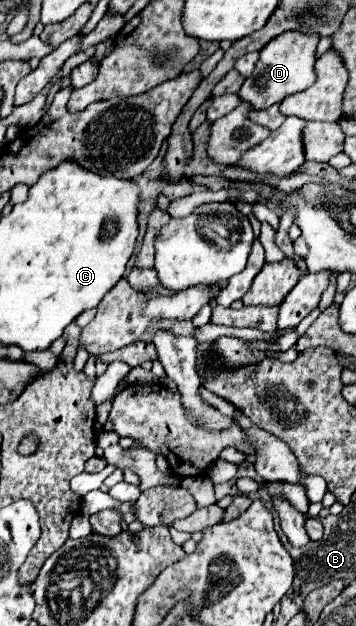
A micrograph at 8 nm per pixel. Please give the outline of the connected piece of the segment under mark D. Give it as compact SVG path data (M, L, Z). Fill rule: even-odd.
M288 30L280 36L272 38L262 50L260 60L250 78L242 84L238 96L244 102L250 102L256 110L264 110L276 102L282 102L286 96L306 90L316 80L316 46L320 42L320 34L306 34L300 30Z

